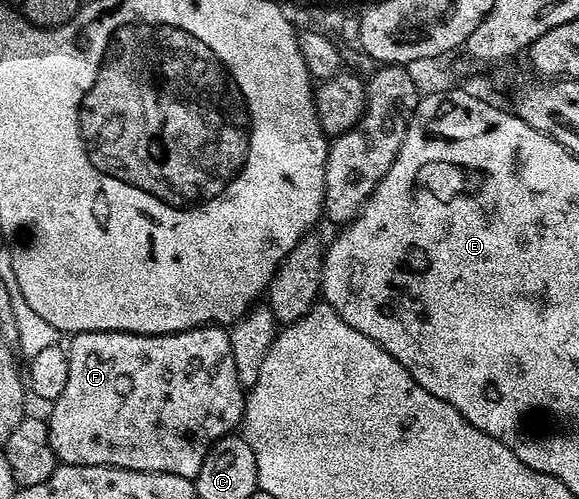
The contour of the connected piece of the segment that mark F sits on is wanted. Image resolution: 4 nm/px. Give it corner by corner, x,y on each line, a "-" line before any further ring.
201,324
183,332
173,332
163,336
145,336
131,332
76,332
68,343
68,383
60,398
52,402
54,408
48,415
50,441
55,457
61,463
76,466
112,466
141,472
163,472
176,474
180,478
193,480
200,474
200,466
208,450
221,436
229,436
241,425
242,412
246,408
246,392
240,378
236,378
236,358
232,358
232,342
229,331
216,324

